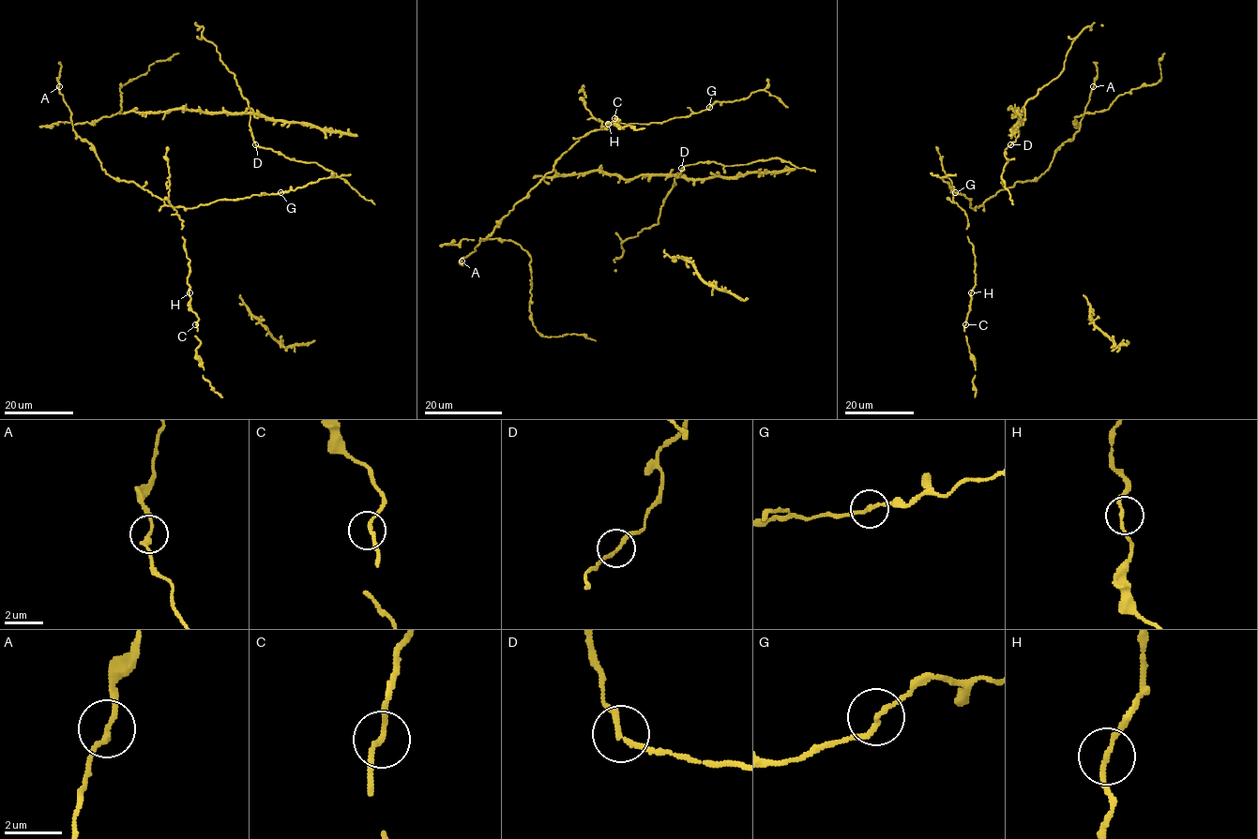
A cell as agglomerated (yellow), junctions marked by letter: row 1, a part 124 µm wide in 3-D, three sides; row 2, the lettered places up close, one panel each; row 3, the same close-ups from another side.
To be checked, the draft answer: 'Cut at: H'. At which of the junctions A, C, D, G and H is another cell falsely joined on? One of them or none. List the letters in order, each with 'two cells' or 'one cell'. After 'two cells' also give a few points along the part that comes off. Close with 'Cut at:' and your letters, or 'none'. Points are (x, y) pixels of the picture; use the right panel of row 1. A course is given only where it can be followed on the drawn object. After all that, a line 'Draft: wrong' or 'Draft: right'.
A: one cell
C: one cell
D: one cell
G: one cell
H: one cell
Cut at: none
Draft: wrong

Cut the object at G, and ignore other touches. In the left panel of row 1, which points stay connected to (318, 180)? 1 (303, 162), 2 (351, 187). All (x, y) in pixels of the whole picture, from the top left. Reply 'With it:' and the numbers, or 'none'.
With it: none

